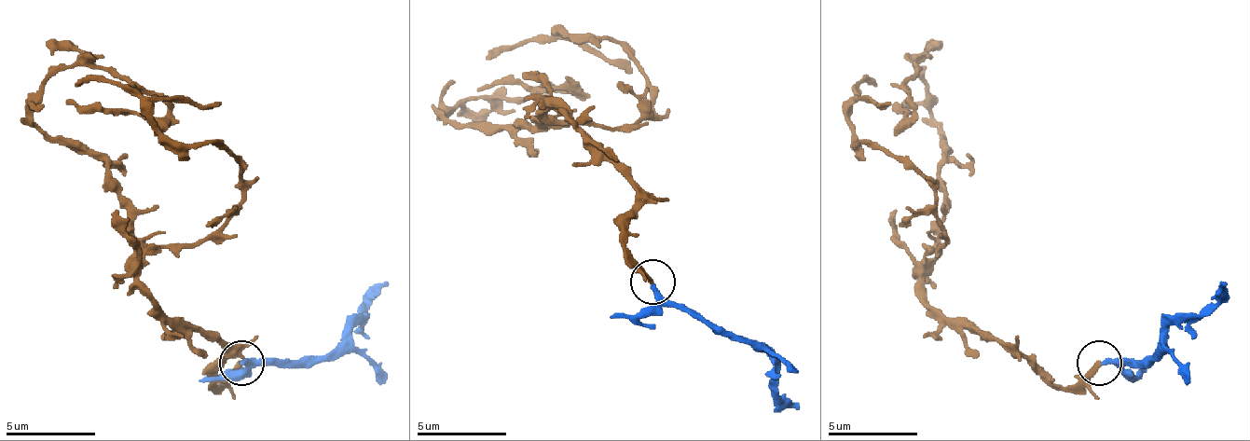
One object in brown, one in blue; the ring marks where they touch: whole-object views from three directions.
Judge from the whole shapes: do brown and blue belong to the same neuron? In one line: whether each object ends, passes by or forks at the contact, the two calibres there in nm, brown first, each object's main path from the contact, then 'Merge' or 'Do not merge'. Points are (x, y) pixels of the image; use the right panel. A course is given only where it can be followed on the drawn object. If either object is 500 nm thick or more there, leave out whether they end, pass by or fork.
At the ring brown ends. At the ring blue ends. Thickness 260 nm (brown) against 280 nm. Course of brown: (1098, 362), (1049, 384), (923, 298), (945, 186), (913, 64), (909, 118), (909, 101). Course of blue: (1103, 362), (1147, 362), (1179, 321), (1205, 308), (1224, 281). Merge

